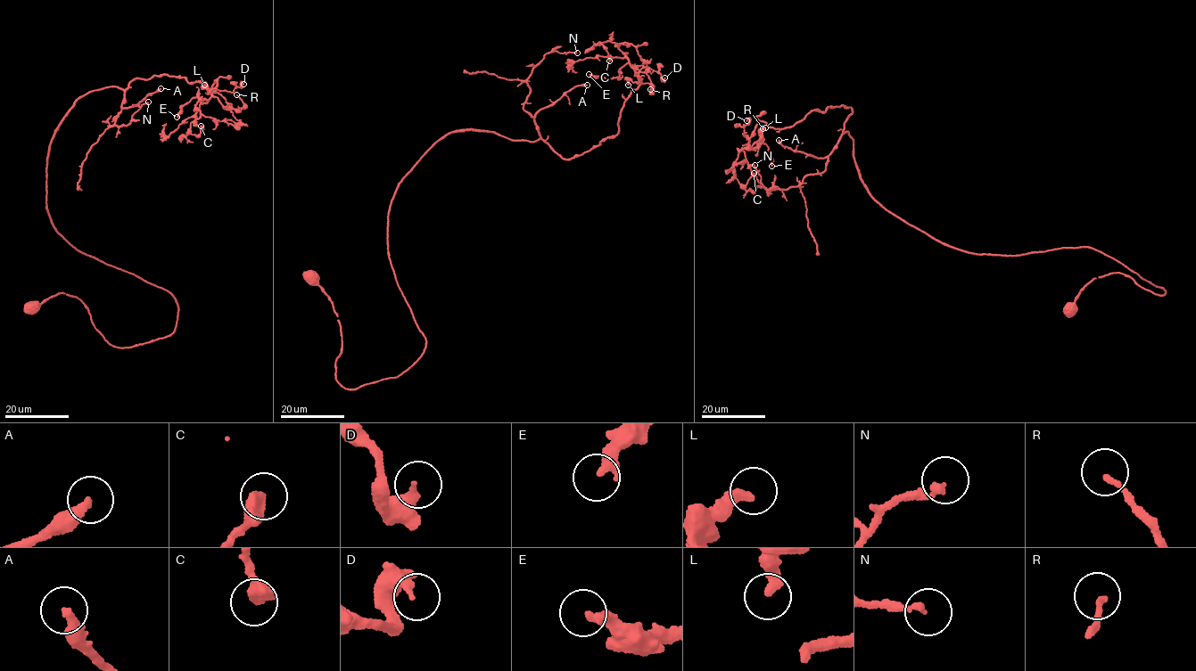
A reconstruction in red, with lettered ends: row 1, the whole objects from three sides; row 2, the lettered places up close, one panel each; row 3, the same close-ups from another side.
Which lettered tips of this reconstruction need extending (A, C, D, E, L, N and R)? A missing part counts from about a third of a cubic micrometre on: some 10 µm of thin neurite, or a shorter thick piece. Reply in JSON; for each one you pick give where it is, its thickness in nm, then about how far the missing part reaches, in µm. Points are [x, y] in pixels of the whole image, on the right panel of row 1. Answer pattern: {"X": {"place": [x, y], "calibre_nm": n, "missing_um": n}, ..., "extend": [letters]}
{"A": {"place": [779, 140], "calibre_nm": 380, "missing_um": 40}, "extend": ["A"]}

